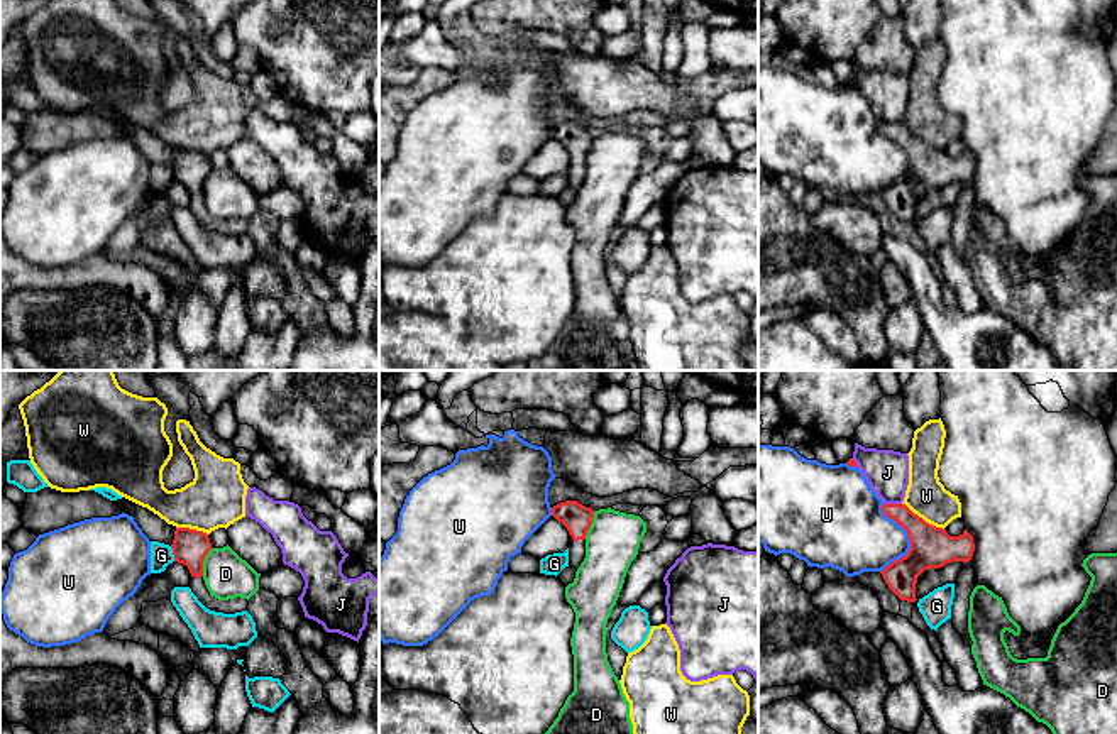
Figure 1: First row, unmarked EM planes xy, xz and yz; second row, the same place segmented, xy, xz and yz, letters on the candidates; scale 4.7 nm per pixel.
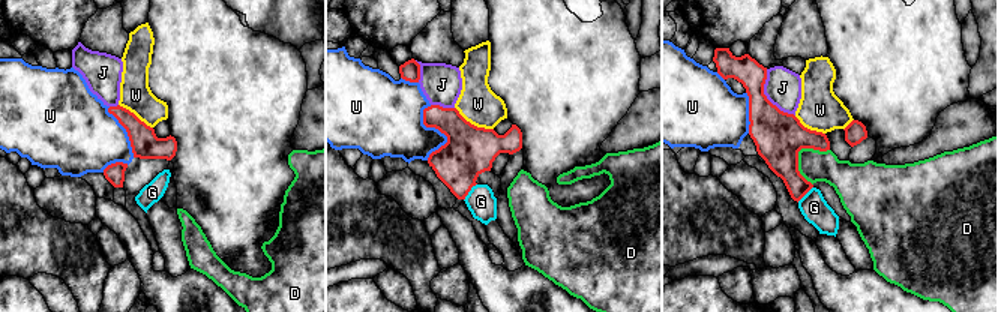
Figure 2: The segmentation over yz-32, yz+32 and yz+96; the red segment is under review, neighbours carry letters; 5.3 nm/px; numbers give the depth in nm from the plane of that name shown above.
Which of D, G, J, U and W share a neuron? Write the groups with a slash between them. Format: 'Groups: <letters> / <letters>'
Groups: D / G / J / U / W

